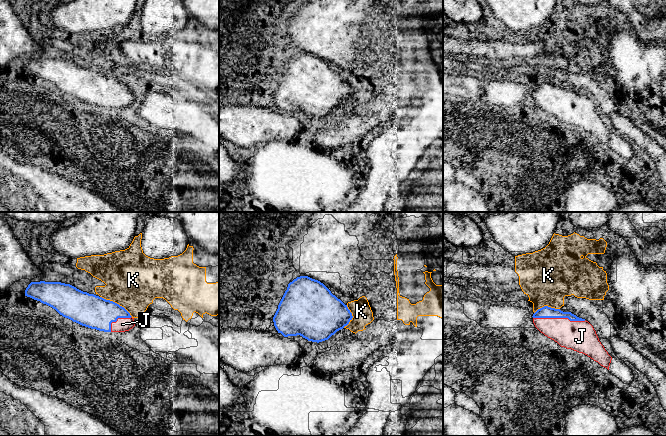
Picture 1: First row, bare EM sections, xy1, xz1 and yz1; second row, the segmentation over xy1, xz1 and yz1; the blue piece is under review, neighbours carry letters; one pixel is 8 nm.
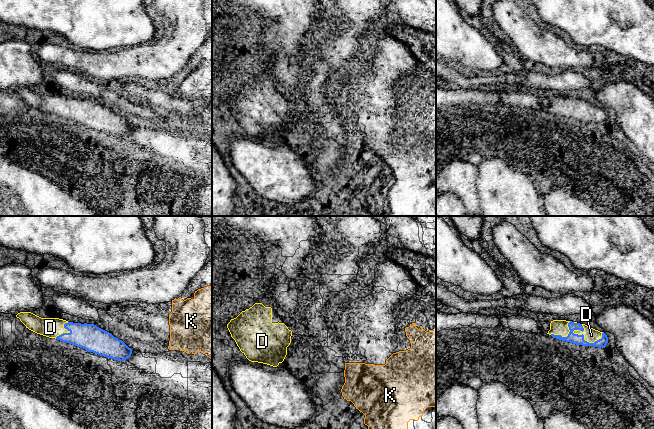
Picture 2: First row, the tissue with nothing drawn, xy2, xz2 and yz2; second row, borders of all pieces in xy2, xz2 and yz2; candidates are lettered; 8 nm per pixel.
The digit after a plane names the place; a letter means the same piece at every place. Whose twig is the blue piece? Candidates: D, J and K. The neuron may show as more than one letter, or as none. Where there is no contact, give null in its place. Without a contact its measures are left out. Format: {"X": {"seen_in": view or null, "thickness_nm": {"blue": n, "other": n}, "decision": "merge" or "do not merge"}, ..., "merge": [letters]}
{"D": {"seen_in": "yz2", "thickness_nm": {"blue": 80, "other": 120}, "decision": "merge"}, "J": {"seen_in": "yz1", "thickness_nm": {"blue": 100, "other": 240}, "decision": "merge"}, "K": {"seen_in": "xy1", "thickness_nm": {"blue": 260, "other": 460}, "decision": "do not merge"}, "merge": ["D", "J"]}

